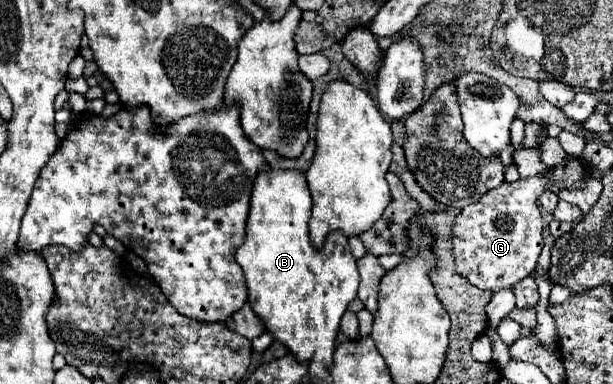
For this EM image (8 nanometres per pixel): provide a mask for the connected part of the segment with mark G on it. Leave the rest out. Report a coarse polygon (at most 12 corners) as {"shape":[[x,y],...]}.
{"shape":[[567,155],[549,177],[487,191],[453,225],[457,273],[513,287],[543,249],[543,191],[579,189]]}

